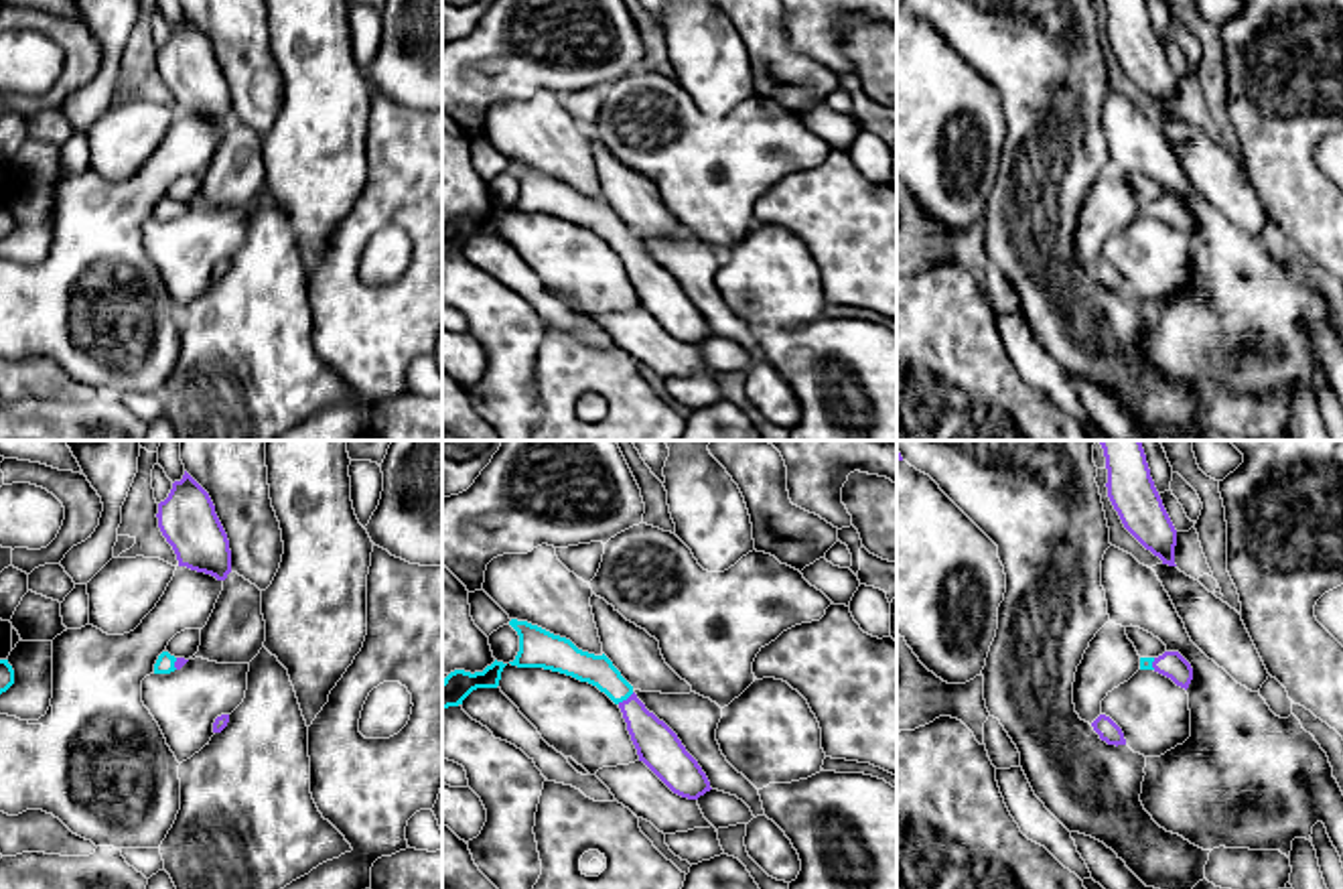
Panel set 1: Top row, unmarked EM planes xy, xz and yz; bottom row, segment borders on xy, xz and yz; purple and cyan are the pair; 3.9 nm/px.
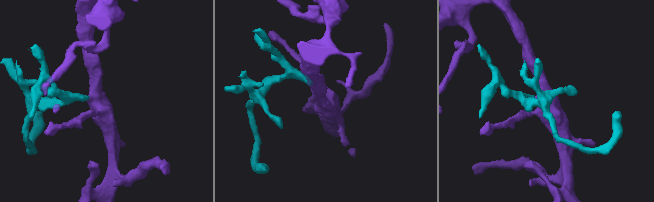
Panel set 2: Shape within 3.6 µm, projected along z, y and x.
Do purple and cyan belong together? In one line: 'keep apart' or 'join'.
join

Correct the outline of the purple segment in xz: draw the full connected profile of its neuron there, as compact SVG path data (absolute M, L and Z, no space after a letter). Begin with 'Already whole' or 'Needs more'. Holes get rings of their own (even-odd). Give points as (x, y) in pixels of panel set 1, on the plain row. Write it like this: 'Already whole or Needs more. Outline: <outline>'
Needs more. Outline: M511 164L519 181L519 197L511 211L544 213L588 227L605 237L623 258L627 276L643 306L674 339L698 345L710 337L710 327L678 280L659 266L633 237L613 207L603 199L578 195L570 185L554 181L527 166Z

